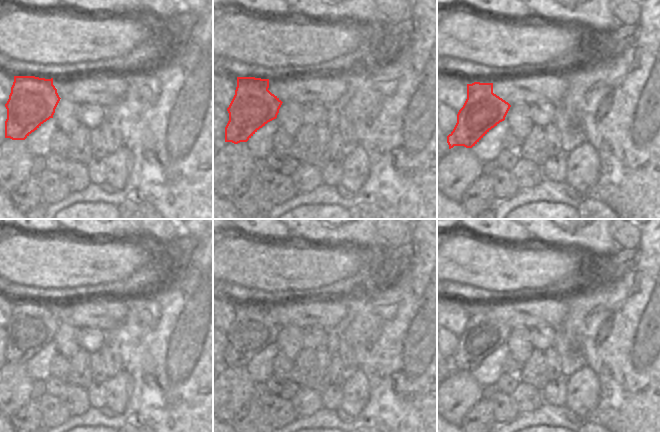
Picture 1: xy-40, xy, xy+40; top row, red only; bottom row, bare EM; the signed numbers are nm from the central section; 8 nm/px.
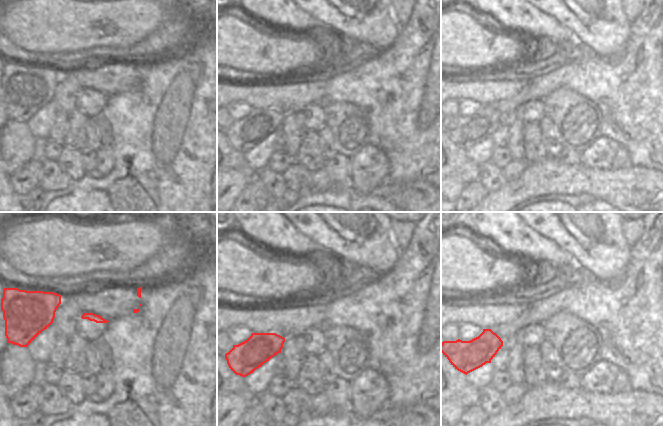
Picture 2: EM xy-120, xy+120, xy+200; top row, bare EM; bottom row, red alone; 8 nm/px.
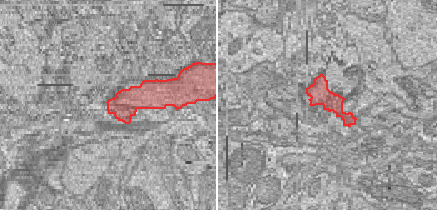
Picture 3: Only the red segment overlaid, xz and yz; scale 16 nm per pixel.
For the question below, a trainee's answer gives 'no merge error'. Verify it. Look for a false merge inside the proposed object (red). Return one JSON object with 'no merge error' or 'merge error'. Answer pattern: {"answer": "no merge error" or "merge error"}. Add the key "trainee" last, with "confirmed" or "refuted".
{"answer": "merge error", "trainee": "refuted"}

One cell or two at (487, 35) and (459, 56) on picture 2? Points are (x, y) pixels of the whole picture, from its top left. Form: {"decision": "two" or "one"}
{"decision": "one"}

